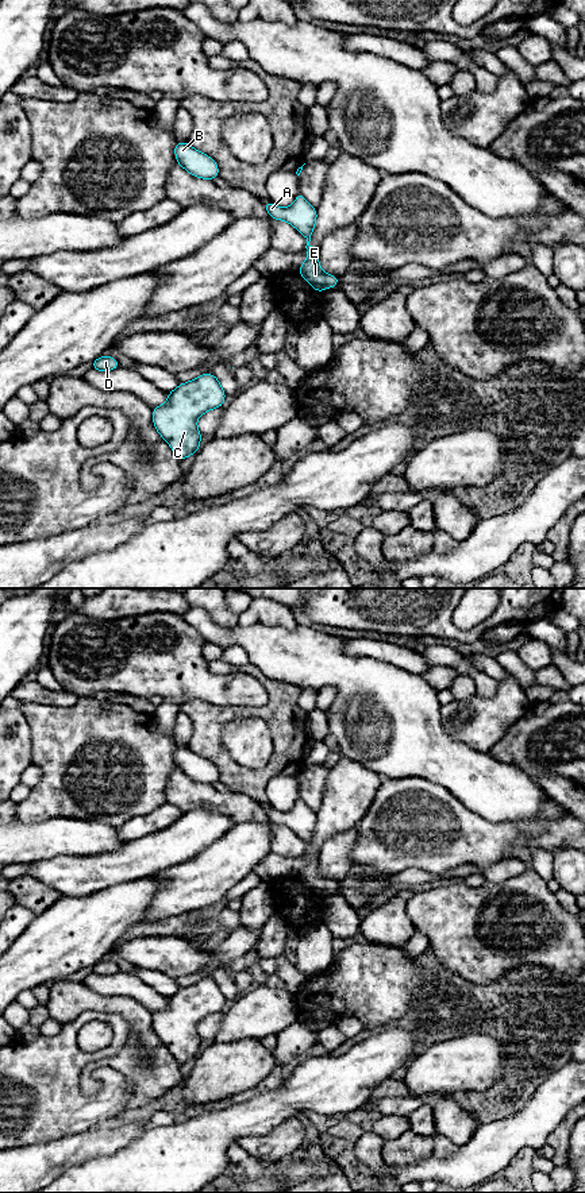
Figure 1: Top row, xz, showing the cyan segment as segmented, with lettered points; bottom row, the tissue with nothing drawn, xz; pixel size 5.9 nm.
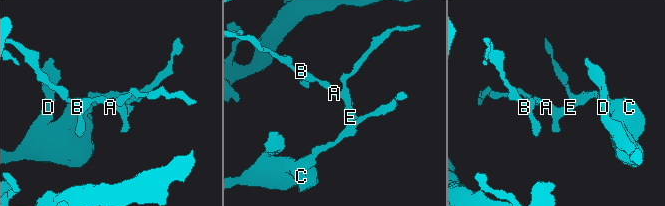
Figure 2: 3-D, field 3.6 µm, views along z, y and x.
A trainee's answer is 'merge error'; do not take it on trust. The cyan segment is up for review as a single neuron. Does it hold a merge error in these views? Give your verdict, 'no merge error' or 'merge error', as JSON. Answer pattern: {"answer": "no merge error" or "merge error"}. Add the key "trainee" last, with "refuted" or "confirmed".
{"answer": "merge error", "trainee": "confirmed"}

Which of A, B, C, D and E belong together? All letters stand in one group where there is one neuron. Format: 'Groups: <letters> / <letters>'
Groups: A B E / C D

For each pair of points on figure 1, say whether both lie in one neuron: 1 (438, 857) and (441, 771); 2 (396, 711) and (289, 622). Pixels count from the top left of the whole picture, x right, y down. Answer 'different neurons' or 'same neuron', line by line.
1: different neurons
2: different neurons

